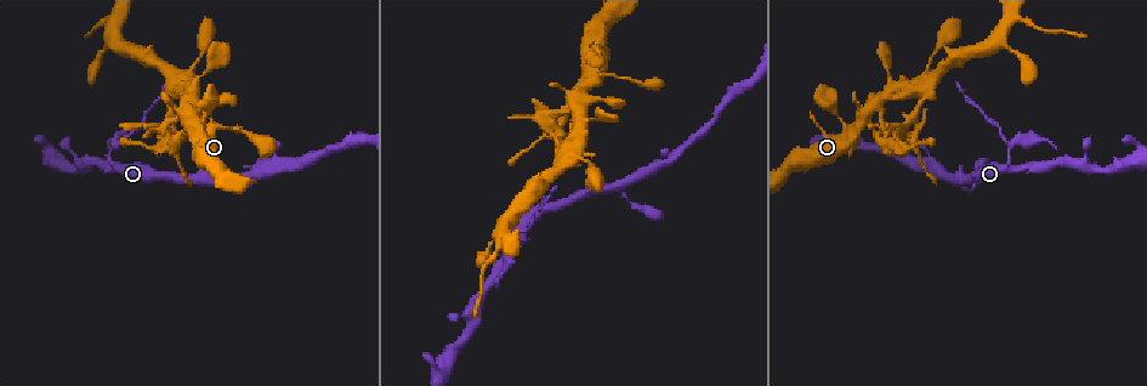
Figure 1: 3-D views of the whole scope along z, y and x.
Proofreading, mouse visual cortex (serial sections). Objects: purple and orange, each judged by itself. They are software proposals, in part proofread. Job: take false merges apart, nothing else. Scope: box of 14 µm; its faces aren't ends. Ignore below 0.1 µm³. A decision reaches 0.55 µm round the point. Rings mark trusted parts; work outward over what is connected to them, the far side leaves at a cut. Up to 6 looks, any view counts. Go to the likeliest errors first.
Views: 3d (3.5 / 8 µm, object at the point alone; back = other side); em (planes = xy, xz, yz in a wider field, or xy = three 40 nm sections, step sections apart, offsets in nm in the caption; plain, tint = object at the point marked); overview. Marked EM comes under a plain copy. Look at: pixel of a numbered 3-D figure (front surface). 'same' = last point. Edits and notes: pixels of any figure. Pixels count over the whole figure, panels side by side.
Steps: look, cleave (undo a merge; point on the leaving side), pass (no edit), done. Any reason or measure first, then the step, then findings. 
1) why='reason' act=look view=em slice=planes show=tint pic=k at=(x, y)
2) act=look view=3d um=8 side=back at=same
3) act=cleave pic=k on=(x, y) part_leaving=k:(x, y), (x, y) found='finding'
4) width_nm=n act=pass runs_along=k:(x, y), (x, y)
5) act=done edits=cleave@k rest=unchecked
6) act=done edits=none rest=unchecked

why='abrupt turn' act=look view=3d um=3.5 pic=1 at=(918, 134)

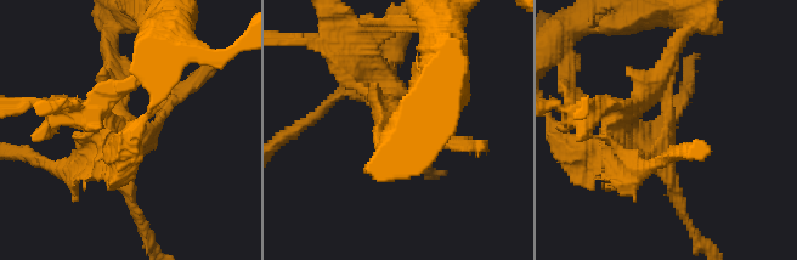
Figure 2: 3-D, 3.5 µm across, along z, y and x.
why='now the EM' act=look view=em slice=xy step=2 show=tint pic=2 at=(671, 125)

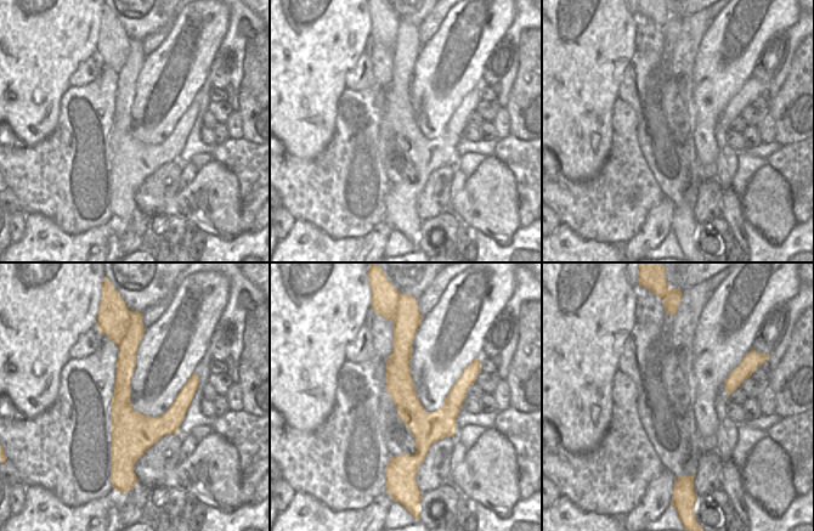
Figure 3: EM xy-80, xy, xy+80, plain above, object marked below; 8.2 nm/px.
why='cut it another way' act=look view=em slice=xy step=5 show=tint at=same

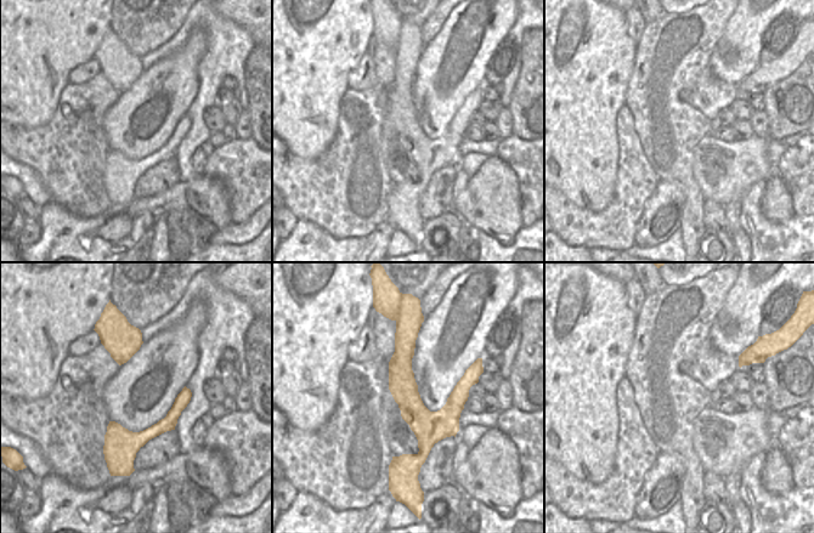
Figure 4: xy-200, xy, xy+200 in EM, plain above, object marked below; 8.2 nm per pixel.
act=cleave pic=2 on=(632, 162) part_leaving=2:(612, 153), (656, 160), (672, 112) found='two cells meet here'

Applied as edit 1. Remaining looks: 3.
why='a narrow waist' act=look view=3d um=3.5 pic=1 at=(112, 149)

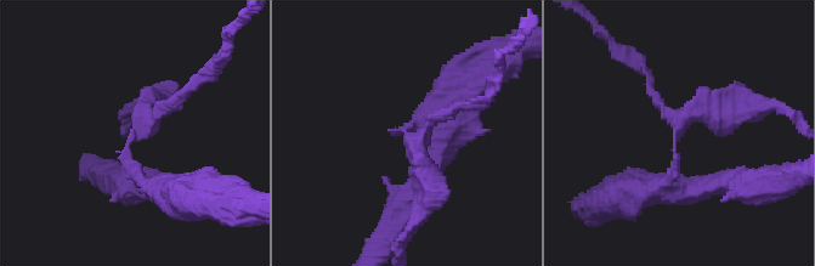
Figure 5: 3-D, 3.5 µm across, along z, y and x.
why='now the EM' act=look view=em slice=xy step=3 show=tint pic=5 at=(675, 140)

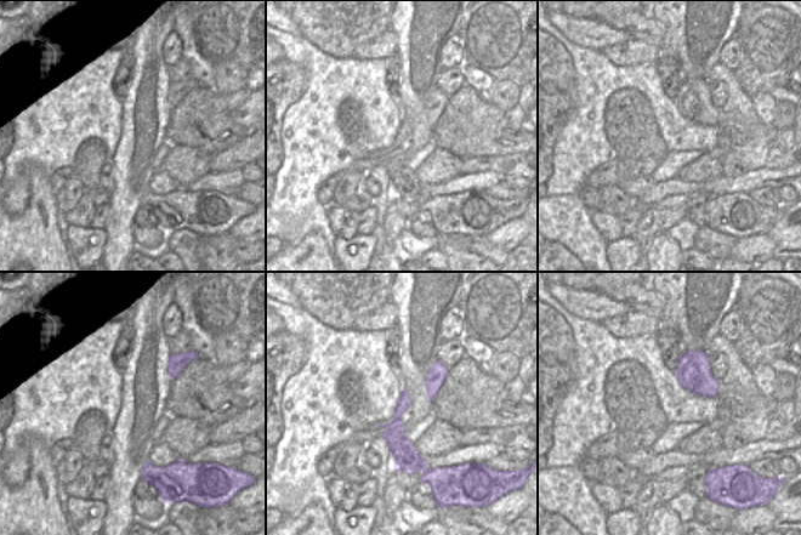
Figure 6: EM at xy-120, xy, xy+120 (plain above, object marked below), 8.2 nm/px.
act=cleave pic=5 on=(700, 115) part_leaving=5:(675, 146), (690, 112), (765, 108) found='a second cell is stuck on'

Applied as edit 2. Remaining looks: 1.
act=done edits=cleave@2,cleave@5 rest=unchecked

